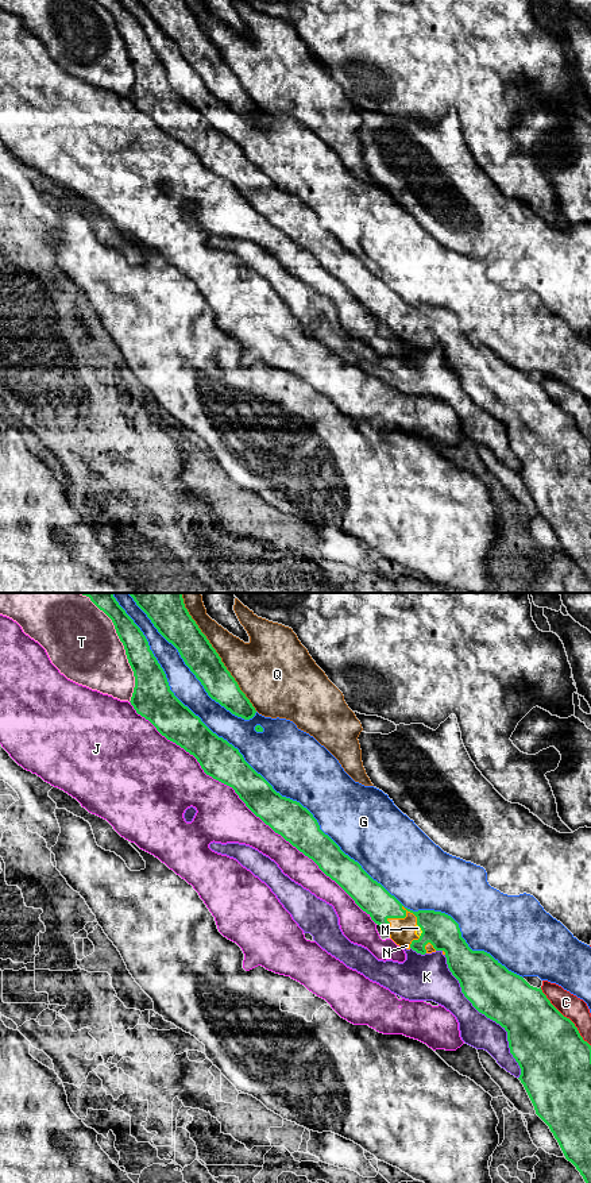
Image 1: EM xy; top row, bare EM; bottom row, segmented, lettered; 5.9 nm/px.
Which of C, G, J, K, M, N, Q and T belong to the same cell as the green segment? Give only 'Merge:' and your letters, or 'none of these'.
Merge: M, N

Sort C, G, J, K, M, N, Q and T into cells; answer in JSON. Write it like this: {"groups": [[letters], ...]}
{"groups": [["C"], ["G"], ["J"], ["K"], ["M", "N"], ["Q"], ["T"]]}

